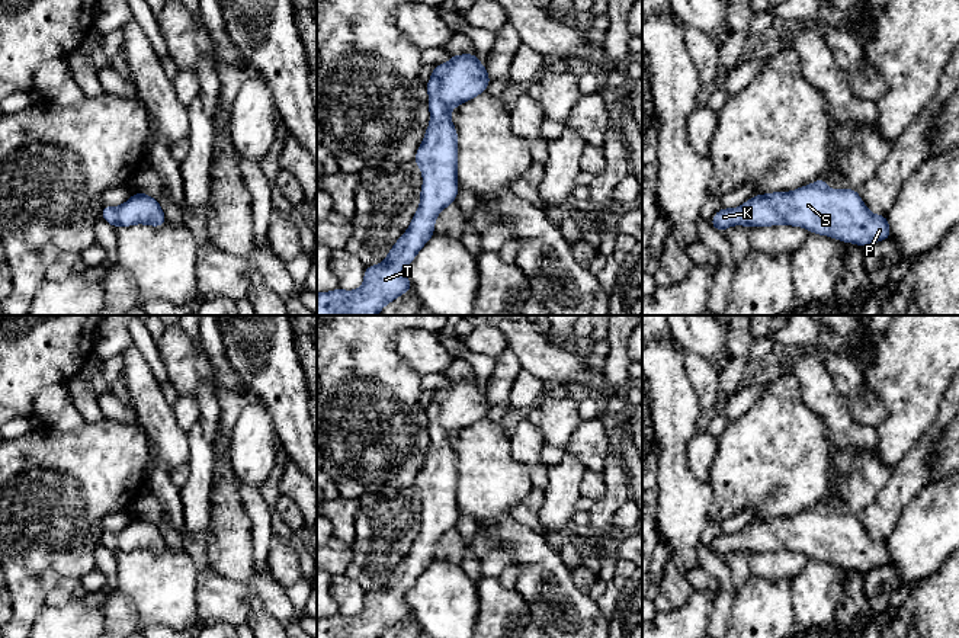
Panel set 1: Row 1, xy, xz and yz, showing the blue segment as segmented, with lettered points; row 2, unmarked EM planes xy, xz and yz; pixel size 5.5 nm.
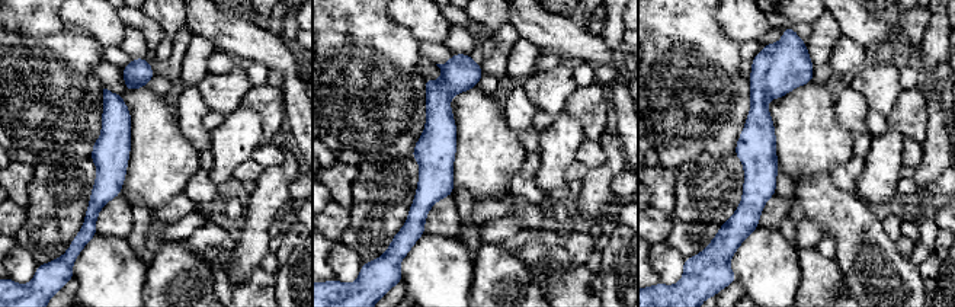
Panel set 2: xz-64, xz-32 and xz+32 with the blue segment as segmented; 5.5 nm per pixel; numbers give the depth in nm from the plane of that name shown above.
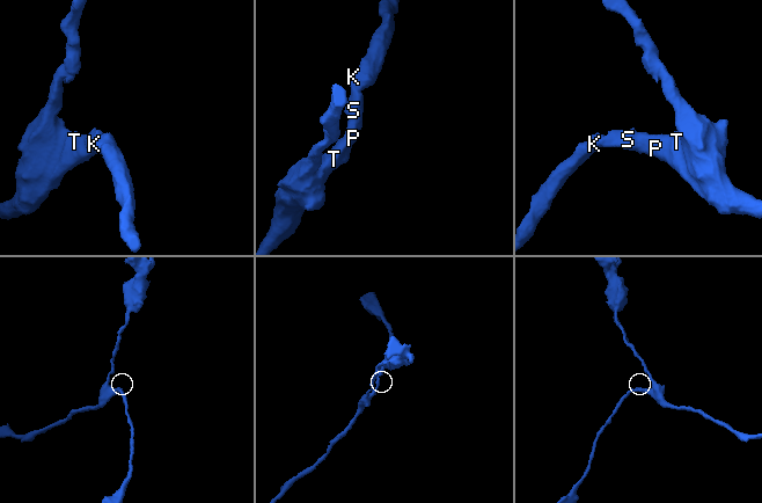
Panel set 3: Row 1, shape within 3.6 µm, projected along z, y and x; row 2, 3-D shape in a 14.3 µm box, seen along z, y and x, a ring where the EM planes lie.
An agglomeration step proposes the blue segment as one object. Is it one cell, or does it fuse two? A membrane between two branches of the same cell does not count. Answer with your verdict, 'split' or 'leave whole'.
leave whole

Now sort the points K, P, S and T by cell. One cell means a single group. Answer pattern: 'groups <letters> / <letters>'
groups K P S T

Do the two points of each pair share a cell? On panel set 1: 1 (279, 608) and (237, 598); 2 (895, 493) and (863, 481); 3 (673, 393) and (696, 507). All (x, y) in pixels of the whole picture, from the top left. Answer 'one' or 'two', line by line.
1: one
2: two
3: one

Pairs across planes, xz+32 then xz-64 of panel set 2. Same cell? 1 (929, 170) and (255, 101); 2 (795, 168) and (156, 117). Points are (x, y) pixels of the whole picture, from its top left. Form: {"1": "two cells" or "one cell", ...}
{"1": "two cells", "2": "one cell"}

